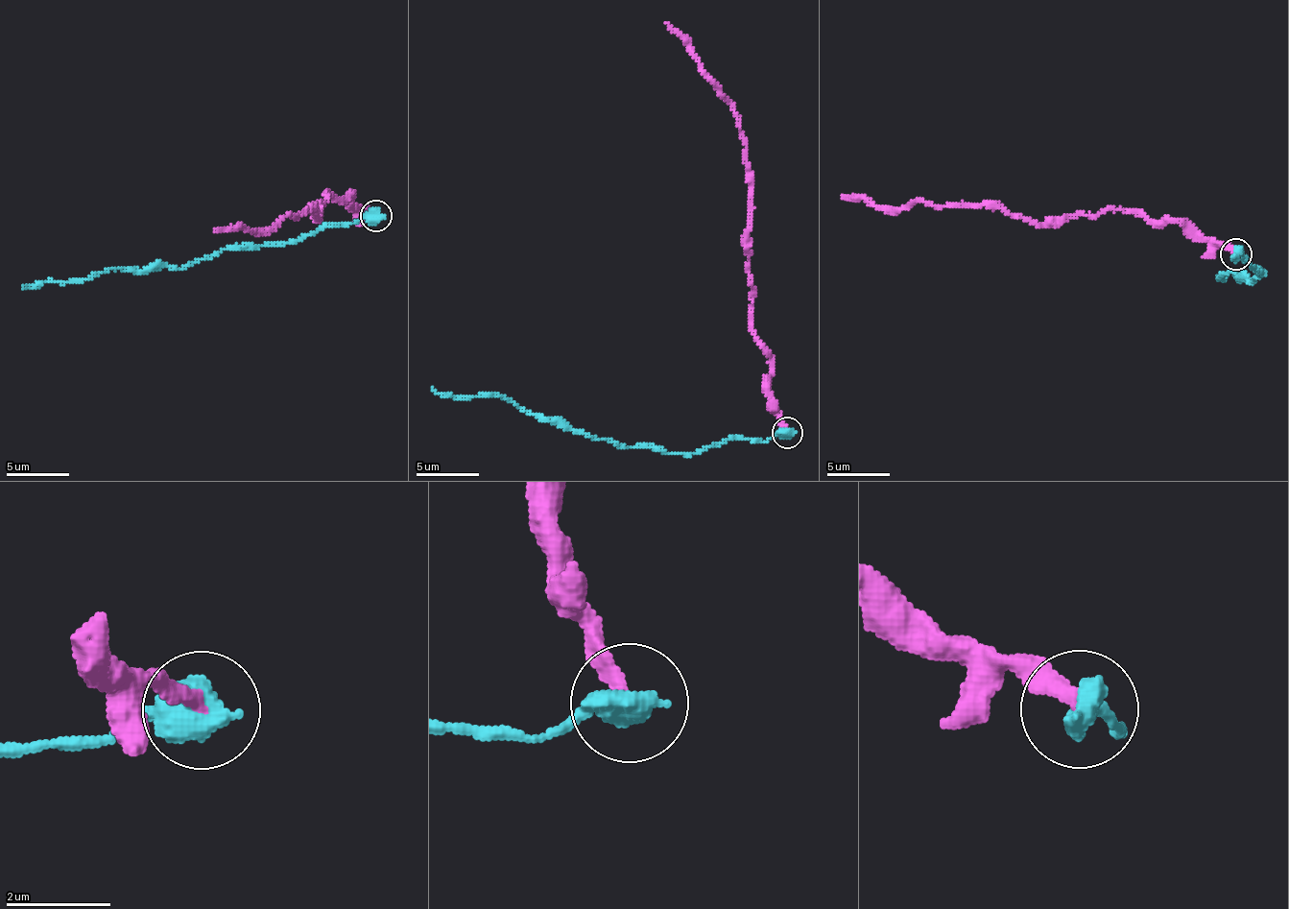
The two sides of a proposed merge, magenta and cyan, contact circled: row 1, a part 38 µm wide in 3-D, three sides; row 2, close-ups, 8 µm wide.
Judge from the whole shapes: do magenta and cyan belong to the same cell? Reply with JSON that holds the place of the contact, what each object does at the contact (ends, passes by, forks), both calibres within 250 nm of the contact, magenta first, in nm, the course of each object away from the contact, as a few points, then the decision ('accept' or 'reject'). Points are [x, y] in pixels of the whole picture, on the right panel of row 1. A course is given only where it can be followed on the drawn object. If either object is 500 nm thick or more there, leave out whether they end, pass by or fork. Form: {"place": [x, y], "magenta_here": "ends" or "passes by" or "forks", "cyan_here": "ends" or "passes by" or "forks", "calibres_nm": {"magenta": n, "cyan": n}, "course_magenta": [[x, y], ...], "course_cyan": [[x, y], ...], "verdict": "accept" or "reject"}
{"place": [1235, 254], "calibres_nm": {"magenta": 280, "cyan": 700}, "course_magenta": [[1235, 253], [1178, 222], [1139, 213], [1102, 209], [1030, 224], [999, 208], [917, 202], [902, 209], [842, 198]], "course_cyan": [[1235, 253], [1265, 272], [1261, 270], [1250, 282], [1233, 272], [1217, 278]], "verdict": "reject"}

